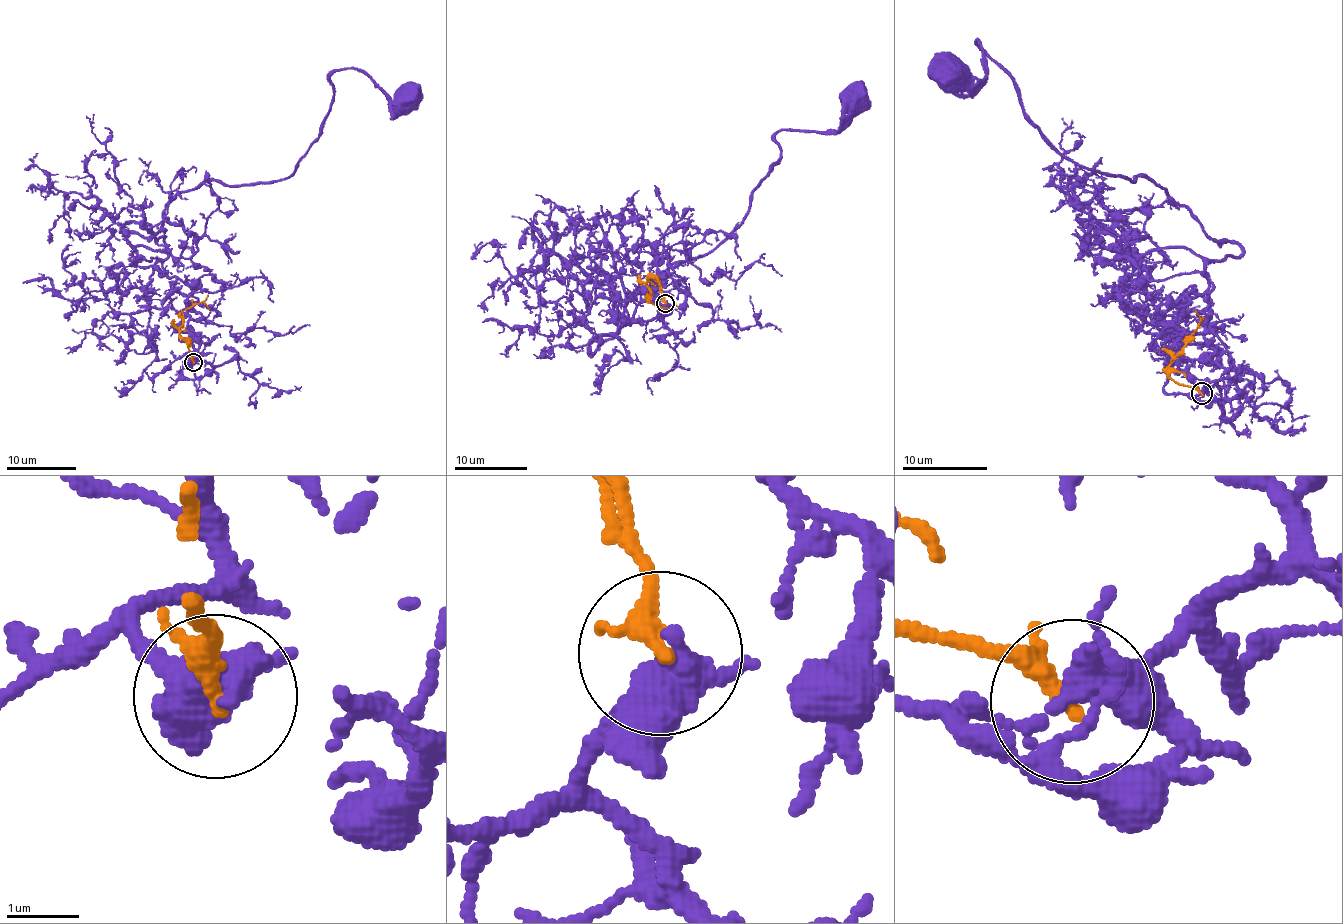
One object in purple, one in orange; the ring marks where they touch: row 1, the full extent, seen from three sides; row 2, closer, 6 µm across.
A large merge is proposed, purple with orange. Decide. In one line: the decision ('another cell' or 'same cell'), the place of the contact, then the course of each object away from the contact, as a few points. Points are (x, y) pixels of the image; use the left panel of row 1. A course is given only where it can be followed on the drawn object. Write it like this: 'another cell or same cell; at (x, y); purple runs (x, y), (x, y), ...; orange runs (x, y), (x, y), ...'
another cell; at (193, 362); purple runs (192, 361), (193, 290), (128, 234), (208, 180), (287, 177), (335, 71), (406, 93); orange runs (192, 361), (190, 350), (180, 334), (181, 313), (200, 302), (208, 309)

